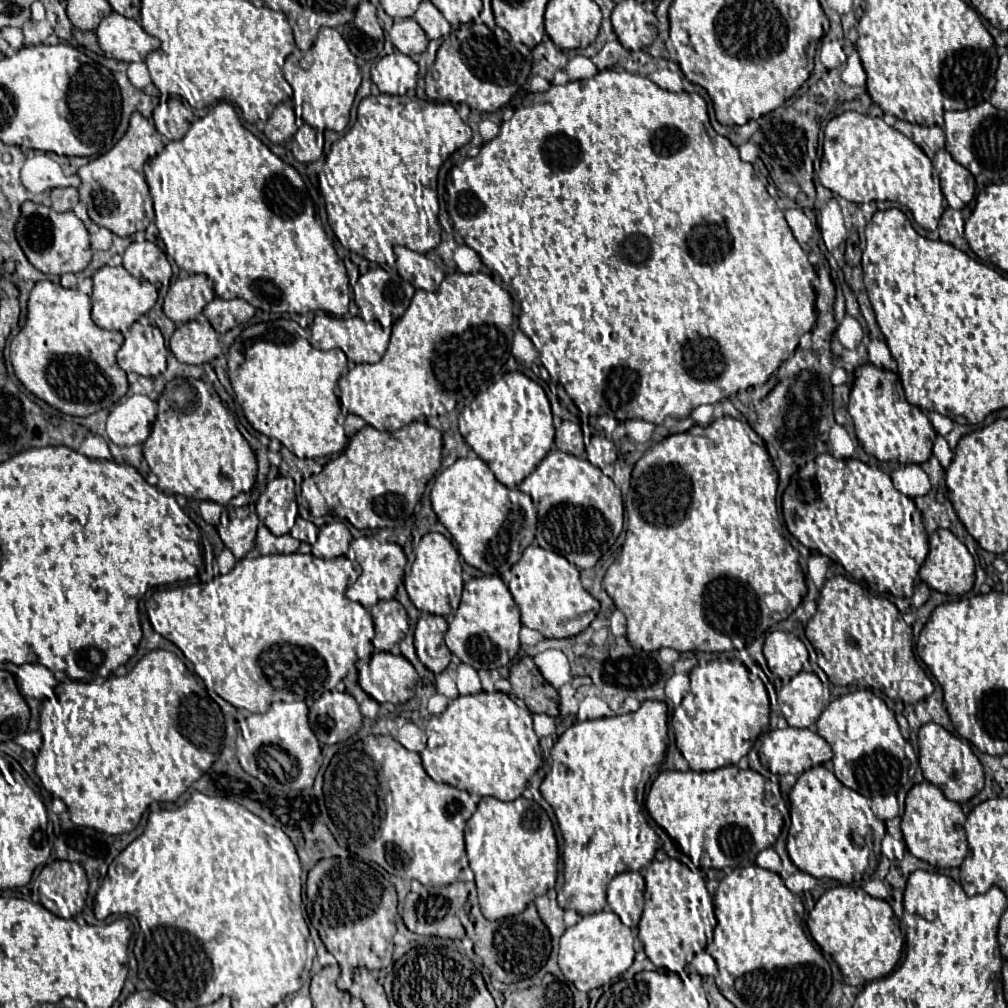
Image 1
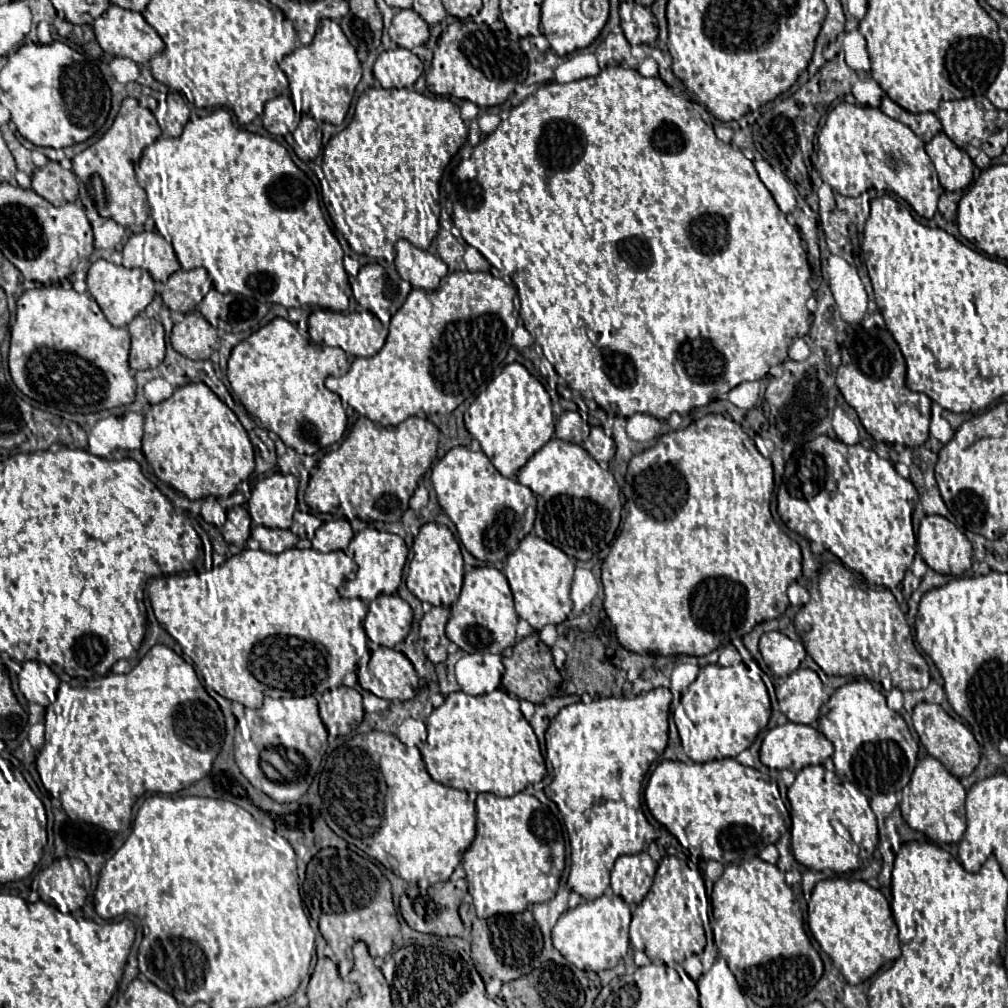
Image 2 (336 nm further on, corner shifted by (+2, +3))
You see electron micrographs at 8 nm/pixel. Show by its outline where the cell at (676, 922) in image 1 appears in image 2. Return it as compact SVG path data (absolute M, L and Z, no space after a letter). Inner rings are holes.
M667 855L657 868L655 882L649 894L632 912L629 928L631 945L644 944L644 951L651 960L663 960L669 967L675 968L681 980L686 973L696 982L709 970L718 957L714 944L713 930L709 921L709 898L704 880L698 869L690 869L686 860L675 855ZM685 880L691 884L685 884ZM687 896L687 906L685 906Z

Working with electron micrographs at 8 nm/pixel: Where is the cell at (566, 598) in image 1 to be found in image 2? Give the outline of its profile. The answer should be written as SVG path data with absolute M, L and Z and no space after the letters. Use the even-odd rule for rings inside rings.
M527 534L519 542L519 548L507 556L505 564L505 576L513 590L515 612L519 614L519 618L527 620L535 630L541 630L547 624L561 624L573 608L573 602L569 598L573 570L575 564L565 552L545 542L543 538L537 538L535 534Z

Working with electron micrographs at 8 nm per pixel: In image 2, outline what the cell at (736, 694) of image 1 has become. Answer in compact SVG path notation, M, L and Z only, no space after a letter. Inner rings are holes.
M741 658L741 662L733 666L719 666L716 662L701 668L697 680L682 695L680 705L672 713L685 754L693 762L735 758L739 752L749 748L761 730L767 727L772 713L771 702L777 700L773 694L776 695L773 683L753 659L750 664Z

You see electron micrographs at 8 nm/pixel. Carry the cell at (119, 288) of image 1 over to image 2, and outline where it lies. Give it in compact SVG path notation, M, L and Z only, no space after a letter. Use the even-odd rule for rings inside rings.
M97 260L91 264L91 268L87 272L87 288L89 288L91 296L97 300L105 318L113 326L127 326L155 298L155 286L153 286L153 278L149 272L145 272L141 268L127 270L109 260Z

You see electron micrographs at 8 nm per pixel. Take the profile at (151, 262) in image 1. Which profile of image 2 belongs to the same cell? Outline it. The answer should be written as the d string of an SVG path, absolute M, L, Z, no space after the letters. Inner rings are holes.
M157 232L131 234L123 246L123 266L143 268L153 276L153 280L159 282L165 282L173 272L181 268L171 242L167 242Z

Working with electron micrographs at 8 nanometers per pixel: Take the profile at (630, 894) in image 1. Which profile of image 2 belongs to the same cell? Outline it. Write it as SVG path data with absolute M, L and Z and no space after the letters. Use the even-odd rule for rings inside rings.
M647 852L623 854L611 870L611 888L627 904L639 904L649 892L657 864Z

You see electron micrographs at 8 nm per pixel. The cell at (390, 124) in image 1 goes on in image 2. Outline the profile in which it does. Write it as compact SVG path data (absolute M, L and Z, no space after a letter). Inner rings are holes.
M367 88L359 96L359 100L357 100L355 116L353 116L351 124L343 132L339 132L337 136L333 136L329 140L329 144L326 144L322 151L321 168L324 172L324 178L320 180L321 196L336 230L345 236L345 240L349 242L349 246L357 254L375 258L377 262L385 260L385 264L391 264L391 260L387 258L391 254L389 246L395 246L395 242L401 240L401 238L409 240L413 246L417 246L421 250L427 250L429 244L431 244L431 240L437 236L437 230L439 230L439 180L441 180L441 174L443 174L445 166L449 164L449 160L463 146L465 140L467 140L467 126L463 124L463 120L459 116L459 106L449 100L449 98L425 96L424 94L419 94L419 92L415 92L415 90L407 90L407 88L401 88L401 90L397 90L397 88L391 88L391 90L385 90L385 88Z

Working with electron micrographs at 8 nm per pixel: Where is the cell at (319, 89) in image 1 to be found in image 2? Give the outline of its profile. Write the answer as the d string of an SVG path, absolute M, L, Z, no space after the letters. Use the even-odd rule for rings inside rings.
M323 20L315 40L285 56L281 60L281 70L289 80L289 92L297 114L309 114L329 124L341 124L345 120L355 86L361 80L361 62L335 20Z

